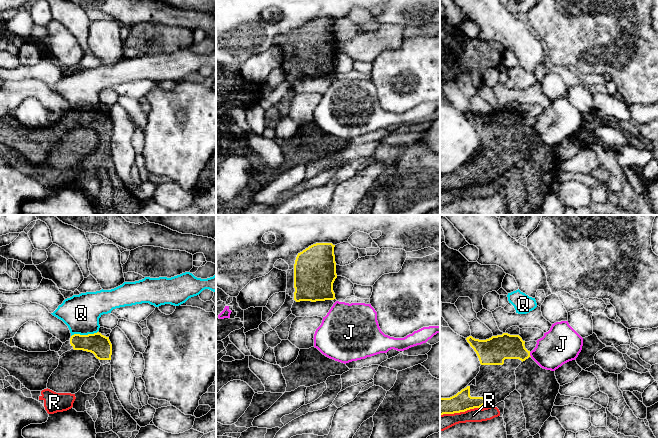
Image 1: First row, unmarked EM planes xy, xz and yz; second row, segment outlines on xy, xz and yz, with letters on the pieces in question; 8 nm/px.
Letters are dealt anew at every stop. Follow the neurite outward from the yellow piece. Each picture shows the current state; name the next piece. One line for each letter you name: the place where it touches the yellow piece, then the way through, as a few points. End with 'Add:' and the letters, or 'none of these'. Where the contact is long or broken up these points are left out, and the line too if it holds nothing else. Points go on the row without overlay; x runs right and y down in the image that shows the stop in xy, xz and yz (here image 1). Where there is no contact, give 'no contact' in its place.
Add: none of these

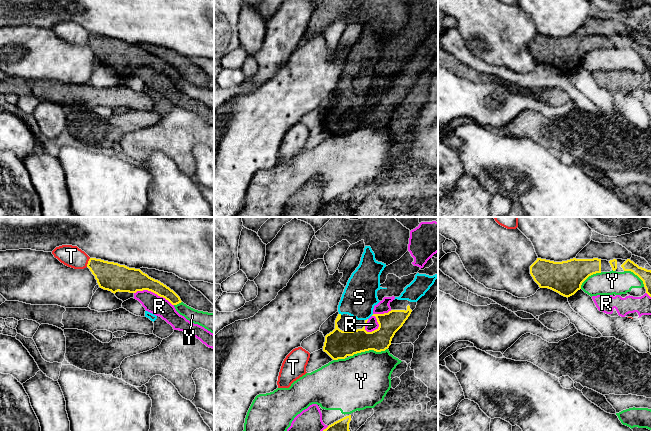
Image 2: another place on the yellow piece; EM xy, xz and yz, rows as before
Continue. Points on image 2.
S: xz (367, 95)
Add: S

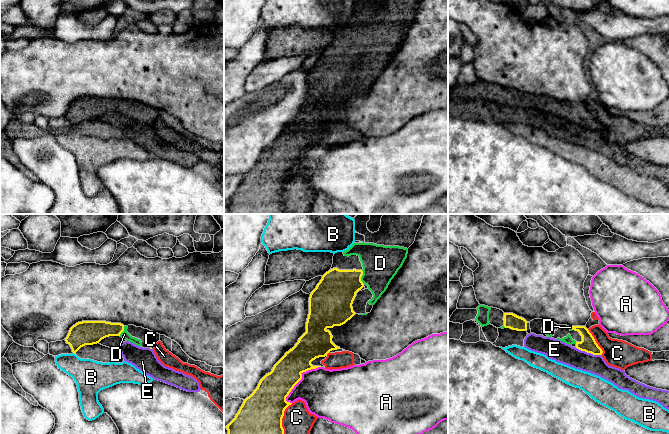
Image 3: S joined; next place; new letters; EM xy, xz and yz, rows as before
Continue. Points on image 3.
D: xz (361, 52)
Add: D

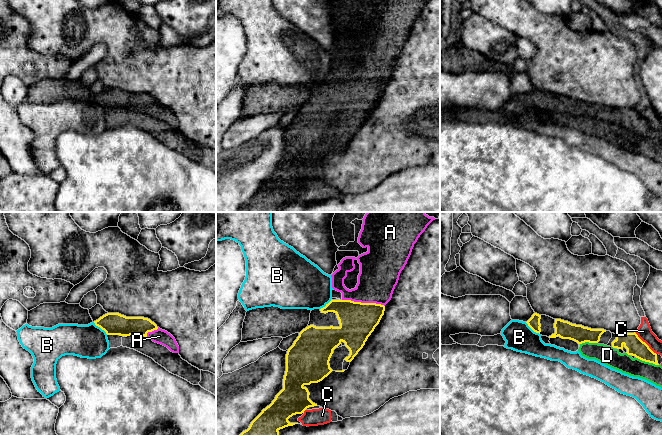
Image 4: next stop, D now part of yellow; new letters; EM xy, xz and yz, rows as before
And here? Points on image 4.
A: xz (363, 79)
Add: A

